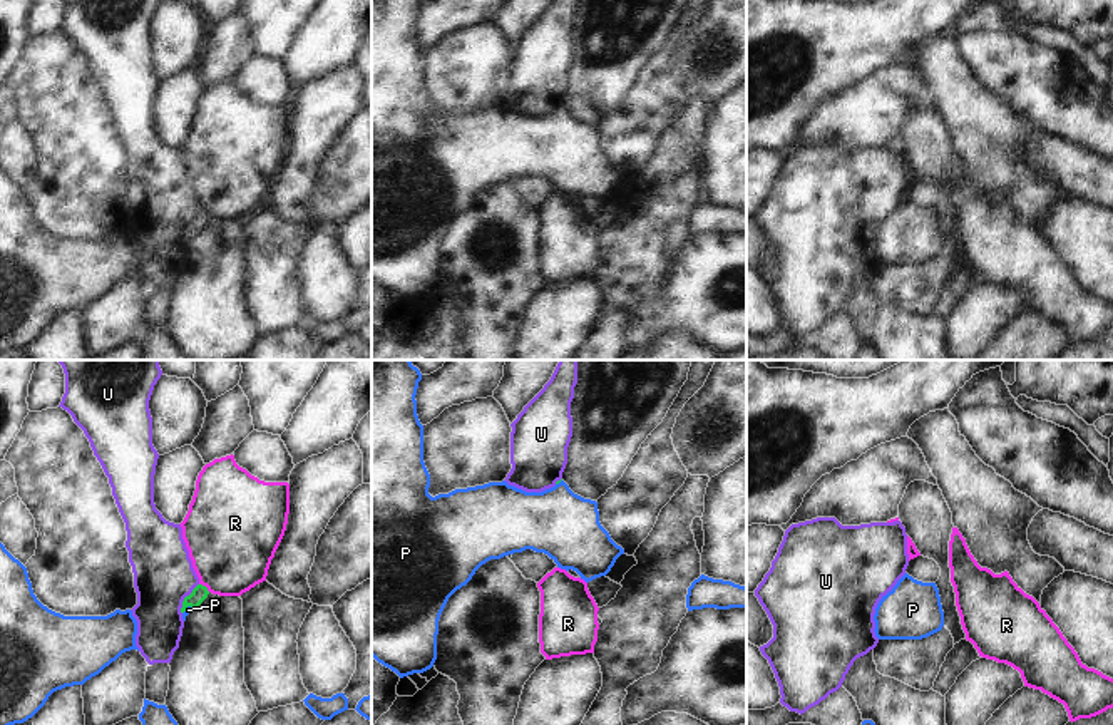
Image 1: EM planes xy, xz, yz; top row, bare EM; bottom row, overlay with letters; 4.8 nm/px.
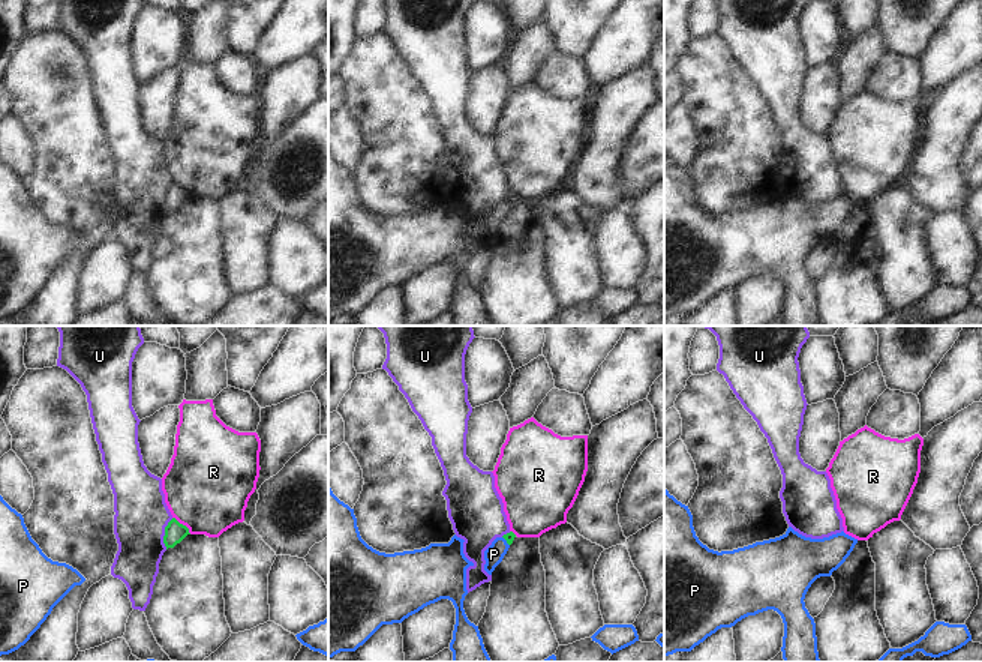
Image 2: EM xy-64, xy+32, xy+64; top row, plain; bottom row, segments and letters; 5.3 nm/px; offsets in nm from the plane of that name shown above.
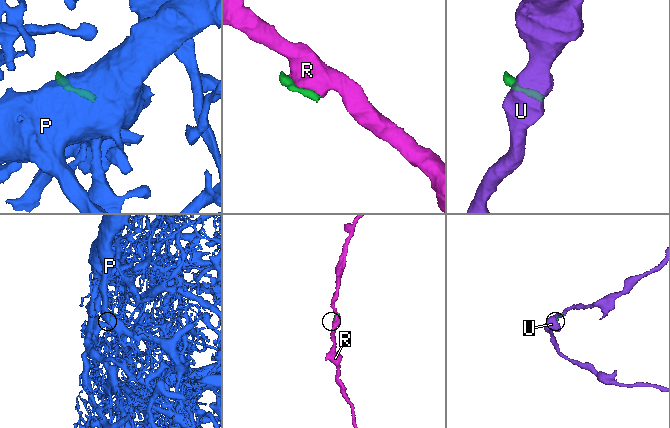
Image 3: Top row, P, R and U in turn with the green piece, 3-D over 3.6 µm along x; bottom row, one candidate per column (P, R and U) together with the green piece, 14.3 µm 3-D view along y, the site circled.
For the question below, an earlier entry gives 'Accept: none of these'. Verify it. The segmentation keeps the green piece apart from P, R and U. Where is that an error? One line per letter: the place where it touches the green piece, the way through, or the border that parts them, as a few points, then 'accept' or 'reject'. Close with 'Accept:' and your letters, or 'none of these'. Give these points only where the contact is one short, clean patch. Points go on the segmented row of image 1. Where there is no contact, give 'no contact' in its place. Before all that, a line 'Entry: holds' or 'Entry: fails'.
Entry: fails
P: meets green in xy at (186, 606); runs through xy (200, 593), (186, 606), (188, 610); accept
R: meets green in xy at (205, 586); reject
U: meets green in xy at (184, 598); reject
Accept: P

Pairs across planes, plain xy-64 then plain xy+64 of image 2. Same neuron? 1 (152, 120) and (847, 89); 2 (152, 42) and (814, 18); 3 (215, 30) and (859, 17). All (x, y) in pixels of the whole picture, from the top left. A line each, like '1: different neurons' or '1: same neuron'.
1: different neurons
2: same neuron
3: different neurons

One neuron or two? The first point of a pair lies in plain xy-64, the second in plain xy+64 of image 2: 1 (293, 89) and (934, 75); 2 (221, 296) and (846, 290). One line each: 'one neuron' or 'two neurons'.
1: two neurons
2: one neuron

